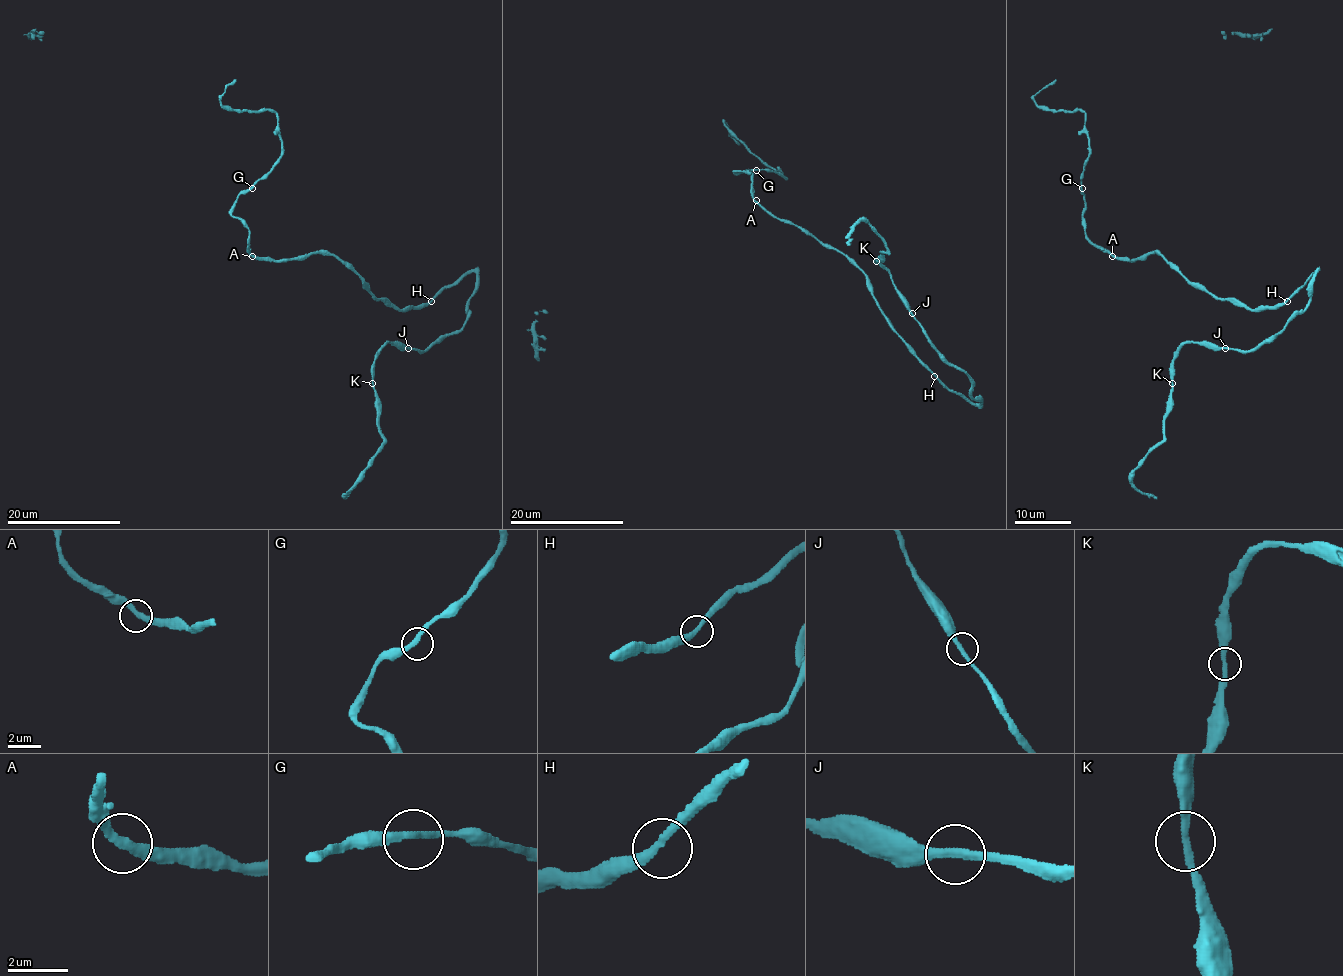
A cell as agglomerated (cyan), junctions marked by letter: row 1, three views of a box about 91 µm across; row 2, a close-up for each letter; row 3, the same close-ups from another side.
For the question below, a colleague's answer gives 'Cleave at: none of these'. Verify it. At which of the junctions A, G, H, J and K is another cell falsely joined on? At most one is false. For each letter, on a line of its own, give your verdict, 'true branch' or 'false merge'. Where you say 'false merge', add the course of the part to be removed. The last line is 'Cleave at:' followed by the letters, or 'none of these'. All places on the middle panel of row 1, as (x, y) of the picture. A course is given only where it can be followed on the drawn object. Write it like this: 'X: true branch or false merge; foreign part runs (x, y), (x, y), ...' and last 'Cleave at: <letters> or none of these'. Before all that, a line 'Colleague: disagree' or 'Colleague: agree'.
Colleague: agree
A: true branch
G: true branch
H: true branch
J: true branch
K: true branch
Cleave at: none of these

